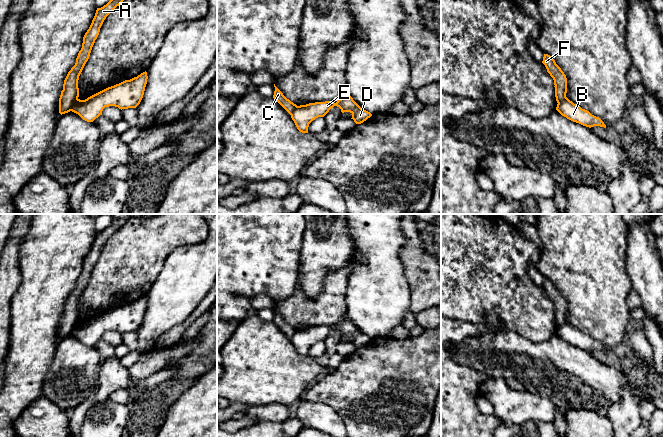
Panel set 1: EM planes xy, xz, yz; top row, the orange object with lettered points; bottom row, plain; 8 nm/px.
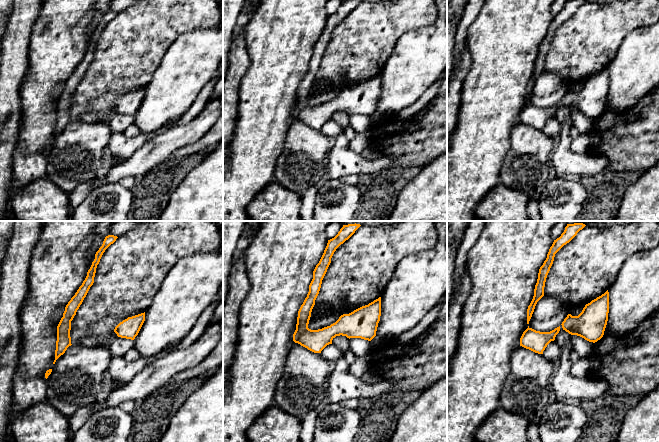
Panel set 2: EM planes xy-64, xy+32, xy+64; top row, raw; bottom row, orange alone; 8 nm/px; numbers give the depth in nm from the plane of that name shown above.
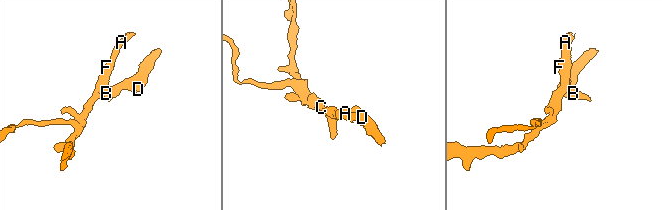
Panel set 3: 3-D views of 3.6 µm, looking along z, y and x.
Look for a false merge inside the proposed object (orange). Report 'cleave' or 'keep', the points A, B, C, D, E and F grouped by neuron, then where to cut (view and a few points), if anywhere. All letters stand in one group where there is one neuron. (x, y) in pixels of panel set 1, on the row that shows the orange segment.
cleave; groups A C F / B D E; cut xy (77, 98), (70, 110)

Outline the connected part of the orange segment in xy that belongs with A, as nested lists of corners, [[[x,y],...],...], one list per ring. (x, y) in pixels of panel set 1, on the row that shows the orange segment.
[[[110,0],[106,5],[97,8],[92,23],[83,37],[82,48],[78,53],[75,65],[68,72],[63,90],[59,98],[59,113],[65,114],[71,111],[73,103],[79,97],[78,80],[79,76],[89,59],[92,47],[97,39],[100,28],[106,17],[124,0]]]

